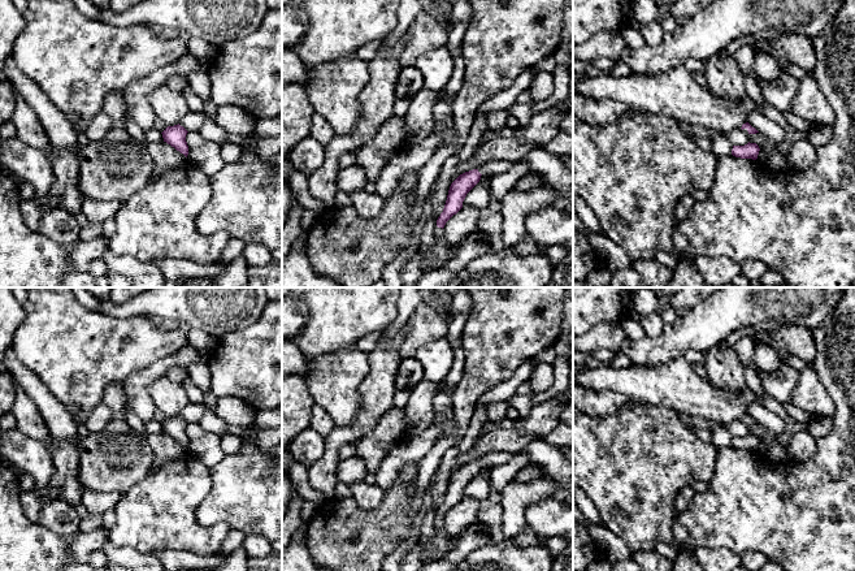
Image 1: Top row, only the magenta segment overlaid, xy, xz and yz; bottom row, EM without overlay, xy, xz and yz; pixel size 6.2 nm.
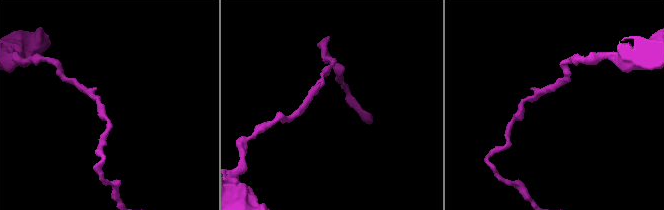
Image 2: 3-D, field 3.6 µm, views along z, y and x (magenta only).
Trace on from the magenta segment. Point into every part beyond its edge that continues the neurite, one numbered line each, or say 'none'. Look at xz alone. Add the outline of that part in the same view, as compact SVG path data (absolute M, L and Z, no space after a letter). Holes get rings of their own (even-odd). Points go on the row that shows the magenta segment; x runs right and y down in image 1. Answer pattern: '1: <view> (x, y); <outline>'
1: xz (555, 173); M544 147L529 151L517 161L496 160L487 163L479 166L478 172L482 176L500 176L517 163L525 163L530 172L541 173L546 183L551 185L573 202L573 172L564 165L559 155L548 152Z

